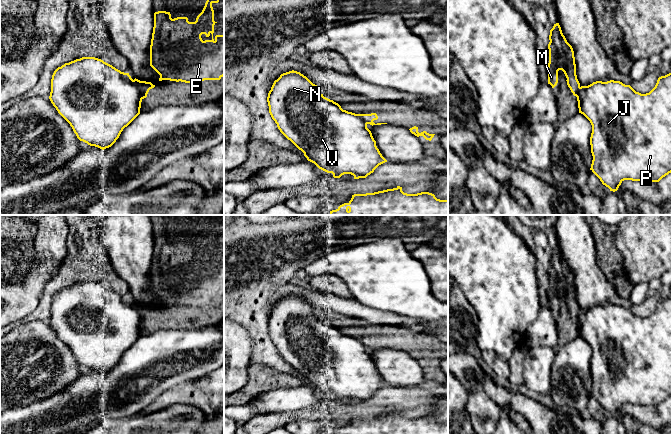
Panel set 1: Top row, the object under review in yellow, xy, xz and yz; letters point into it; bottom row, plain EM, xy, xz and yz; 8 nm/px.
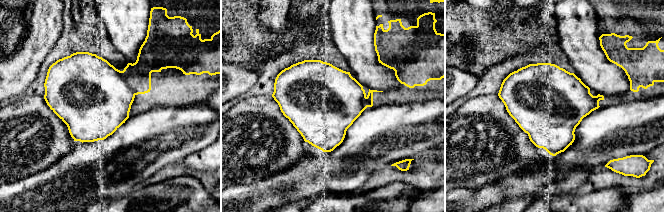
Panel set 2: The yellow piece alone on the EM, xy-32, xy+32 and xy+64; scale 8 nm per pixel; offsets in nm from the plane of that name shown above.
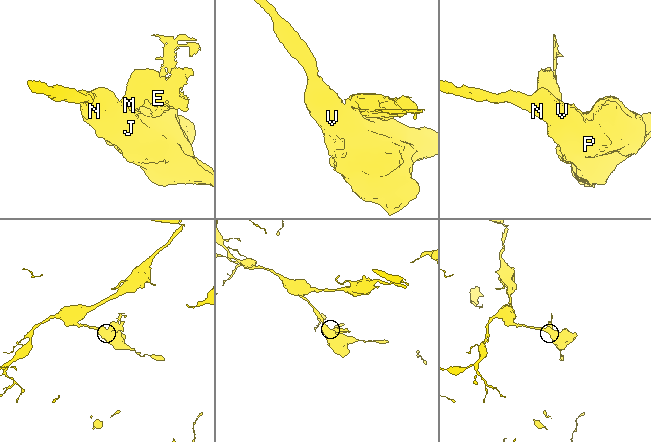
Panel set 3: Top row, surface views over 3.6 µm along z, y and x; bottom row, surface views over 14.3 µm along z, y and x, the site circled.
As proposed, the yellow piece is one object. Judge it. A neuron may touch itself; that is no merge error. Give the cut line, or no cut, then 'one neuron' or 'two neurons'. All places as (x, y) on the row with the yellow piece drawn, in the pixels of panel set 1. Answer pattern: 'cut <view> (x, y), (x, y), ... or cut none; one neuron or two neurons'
cut xy (132, 80), (139, 88), (142, 98); two neurons

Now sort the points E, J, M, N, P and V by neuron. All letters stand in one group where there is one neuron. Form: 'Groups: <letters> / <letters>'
Groups: E M / J N P V

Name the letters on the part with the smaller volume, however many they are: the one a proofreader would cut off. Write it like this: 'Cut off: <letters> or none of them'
Cut off: E, M

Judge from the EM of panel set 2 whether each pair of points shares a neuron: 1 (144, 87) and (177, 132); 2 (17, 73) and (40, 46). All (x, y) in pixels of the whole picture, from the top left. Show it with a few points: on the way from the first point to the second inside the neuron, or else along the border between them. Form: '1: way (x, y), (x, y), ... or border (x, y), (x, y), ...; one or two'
1: border (182, 105), (155, 106), (137, 114); two
2: way (23, 66), (33, 53); one

